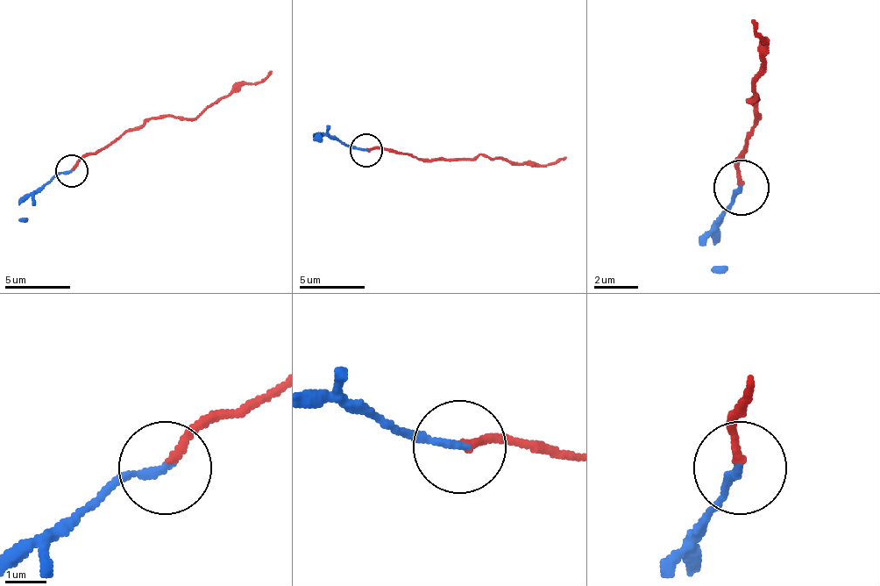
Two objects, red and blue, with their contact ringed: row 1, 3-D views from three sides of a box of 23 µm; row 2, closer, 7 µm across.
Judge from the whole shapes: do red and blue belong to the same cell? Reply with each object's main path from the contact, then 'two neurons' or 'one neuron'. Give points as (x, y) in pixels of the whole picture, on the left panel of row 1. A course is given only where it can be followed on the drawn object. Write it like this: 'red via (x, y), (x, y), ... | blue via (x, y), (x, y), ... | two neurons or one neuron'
red via (72, 170), (128, 131), (154, 117), (203, 114), (243, 84), (259, 84), (272, 71) | blue via (72, 170), (56, 173), (19, 206), (19, 219), (26, 222) | one neuron

